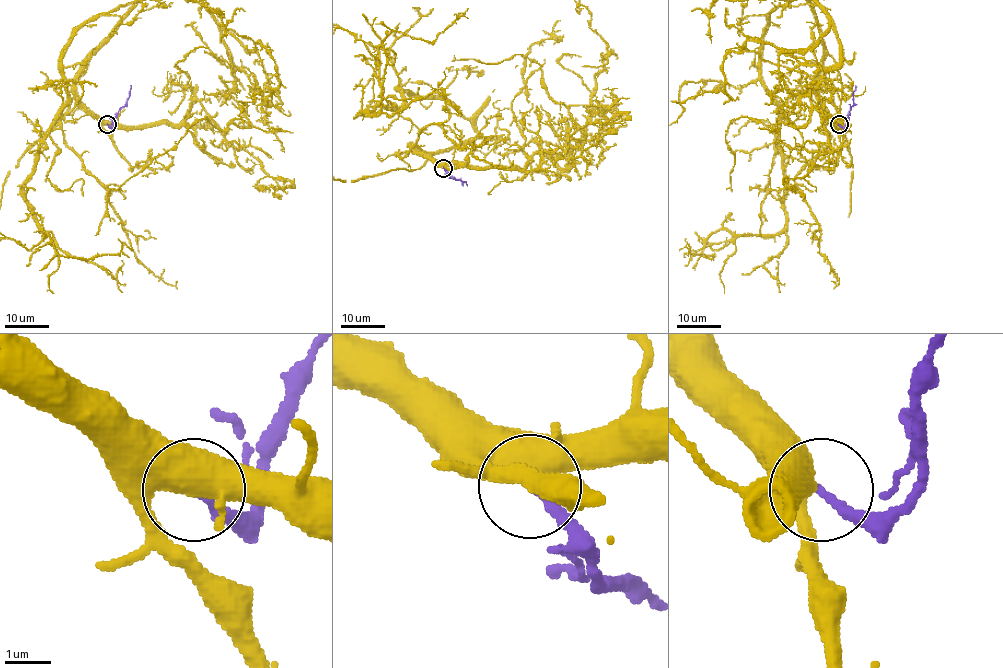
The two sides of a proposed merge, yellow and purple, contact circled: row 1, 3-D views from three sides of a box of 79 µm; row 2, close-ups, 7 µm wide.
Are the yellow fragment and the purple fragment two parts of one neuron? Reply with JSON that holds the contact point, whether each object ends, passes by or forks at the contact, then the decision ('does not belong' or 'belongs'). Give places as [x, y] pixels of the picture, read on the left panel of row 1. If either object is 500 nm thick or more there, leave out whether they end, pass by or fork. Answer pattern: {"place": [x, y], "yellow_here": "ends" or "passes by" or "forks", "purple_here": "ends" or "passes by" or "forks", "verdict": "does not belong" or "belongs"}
{"place": [107, 124], "yellow_here": "passes by", "purple_here": "ends", "verdict": "belongs"}

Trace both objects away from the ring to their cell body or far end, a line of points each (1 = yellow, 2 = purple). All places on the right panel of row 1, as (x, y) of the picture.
1: (838, 125), (818, 90), (827, 55), (840, 77), (853, 167), (849, 215), (818, 259), (774, 266)
2: (839, 125), (844, 127), (848, 124), (855, 85)

